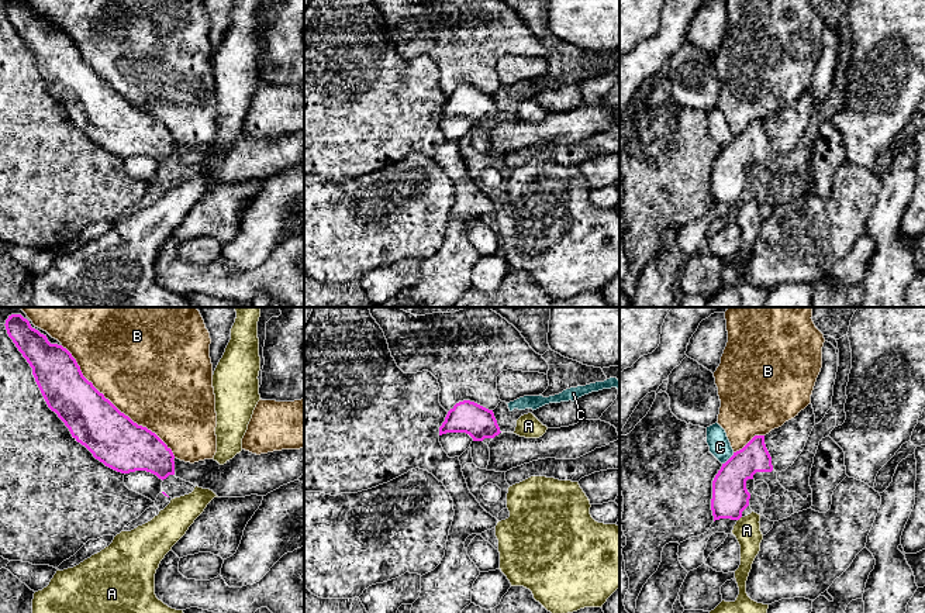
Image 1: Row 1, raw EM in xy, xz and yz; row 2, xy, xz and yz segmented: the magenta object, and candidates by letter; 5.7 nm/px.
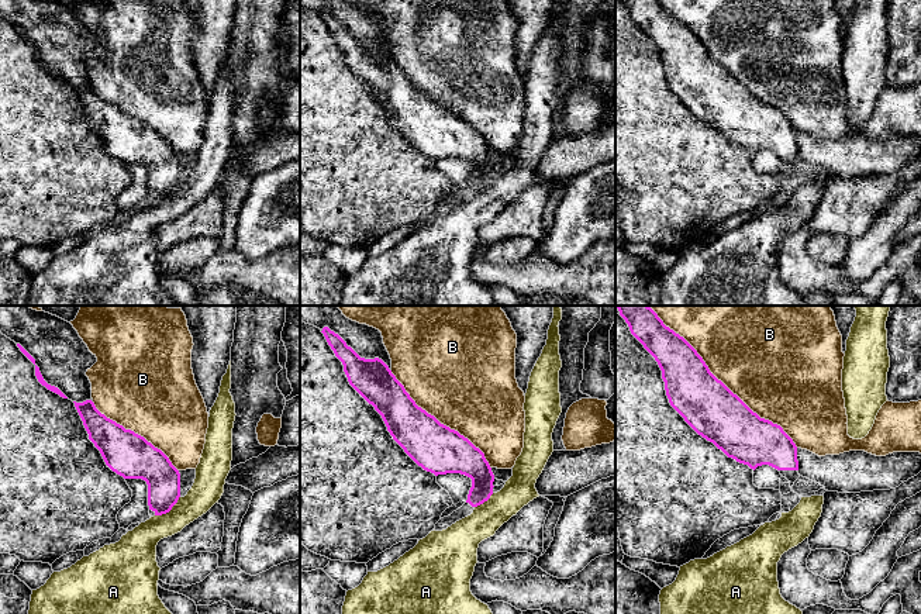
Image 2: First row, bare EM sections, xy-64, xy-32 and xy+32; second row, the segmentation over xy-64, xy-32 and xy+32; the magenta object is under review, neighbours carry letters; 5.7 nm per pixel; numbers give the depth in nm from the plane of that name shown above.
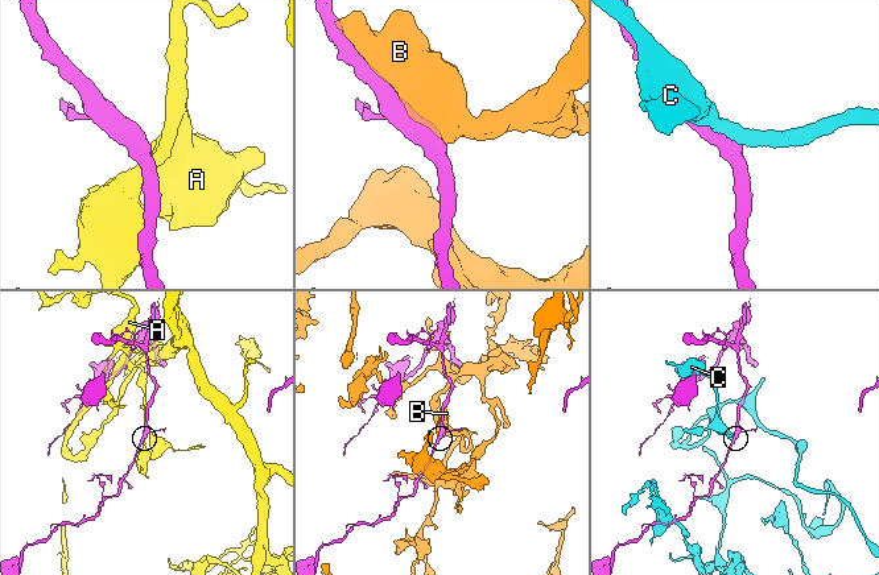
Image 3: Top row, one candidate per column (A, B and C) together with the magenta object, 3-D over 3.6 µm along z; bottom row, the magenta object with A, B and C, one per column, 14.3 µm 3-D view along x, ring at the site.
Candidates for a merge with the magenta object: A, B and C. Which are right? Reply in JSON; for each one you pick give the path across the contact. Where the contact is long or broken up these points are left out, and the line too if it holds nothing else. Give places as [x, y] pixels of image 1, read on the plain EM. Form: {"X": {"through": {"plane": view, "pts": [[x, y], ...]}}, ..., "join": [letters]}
{"join": []}

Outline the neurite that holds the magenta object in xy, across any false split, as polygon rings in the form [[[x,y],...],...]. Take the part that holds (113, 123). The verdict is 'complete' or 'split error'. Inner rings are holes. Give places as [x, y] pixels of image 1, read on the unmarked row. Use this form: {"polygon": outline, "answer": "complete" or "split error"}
{"polygon": [[[8,0],[4,10],[8,21],[32,52],[32,59],[48,92],[58,99],[72,121],[84,130],[96,144],[121,158],[146,155],[162,165],[175,159],[172,134],[155,117],[134,107],[106,83],[83,61],[80,51],[66,32],[51,28],[46,20],[32,13],[23,0]]], "answer": "complete"}

